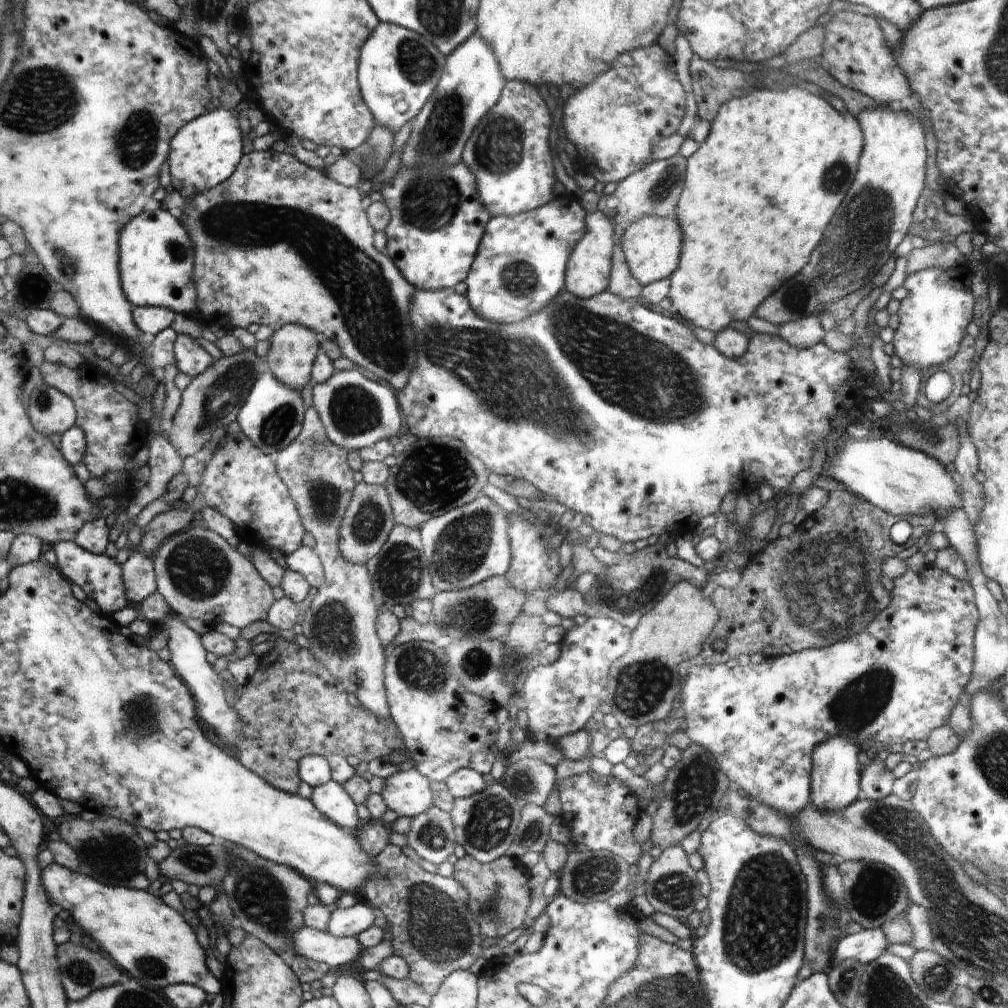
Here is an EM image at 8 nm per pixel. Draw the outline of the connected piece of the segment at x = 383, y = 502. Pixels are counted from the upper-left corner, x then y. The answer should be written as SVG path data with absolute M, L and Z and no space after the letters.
M362 481L351 496L350 506L346 510L340 528L341 540L338 548L343 559L355 565L365 564L384 546L395 524L389 496L384 486Z

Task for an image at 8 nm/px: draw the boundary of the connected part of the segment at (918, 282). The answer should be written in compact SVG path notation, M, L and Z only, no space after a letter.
M969 263L958 267L940 268L930 267L909 274L903 286L908 290L908 296L900 301L897 315L899 326L895 330L892 341L895 354L900 357L904 367L918 367L920 370L927 366L936 366L946 362L959 351L959 342L966 334L966 326L972 321L974 295L972 295L971 279L975 272Z

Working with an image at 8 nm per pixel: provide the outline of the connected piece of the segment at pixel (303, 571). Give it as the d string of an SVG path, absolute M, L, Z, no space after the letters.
M300 546L285 556L287 568L300 573L312 587L320 587L324 580L323 566L314 549Z

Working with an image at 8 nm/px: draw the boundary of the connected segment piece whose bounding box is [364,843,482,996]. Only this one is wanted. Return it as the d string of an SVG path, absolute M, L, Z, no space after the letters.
M388 843L376 856L375 868L379 869L371 882L364 888L366 900L382 910L391 932L393 954L403 958L409 968L408 978L433 995L454 971L468 971L472 962L480 956L480 929L468 908L468 892L454 877L443 877L429 873L405 856L398 845Z

